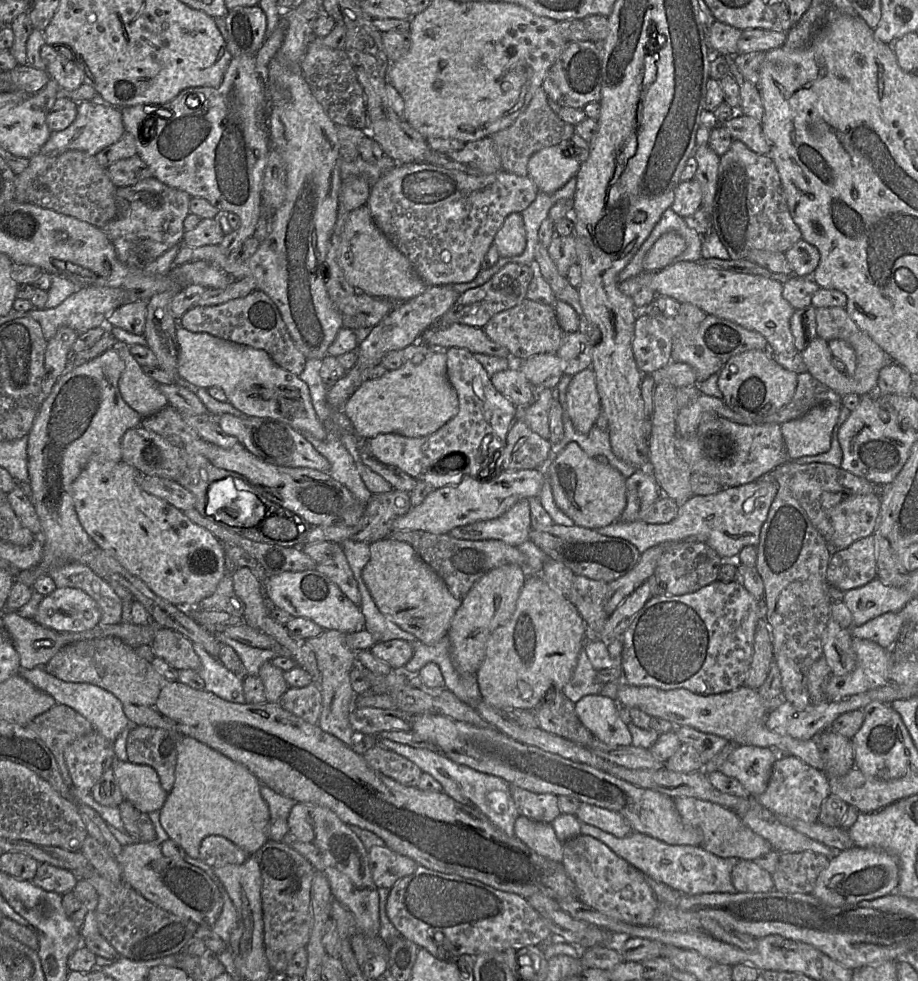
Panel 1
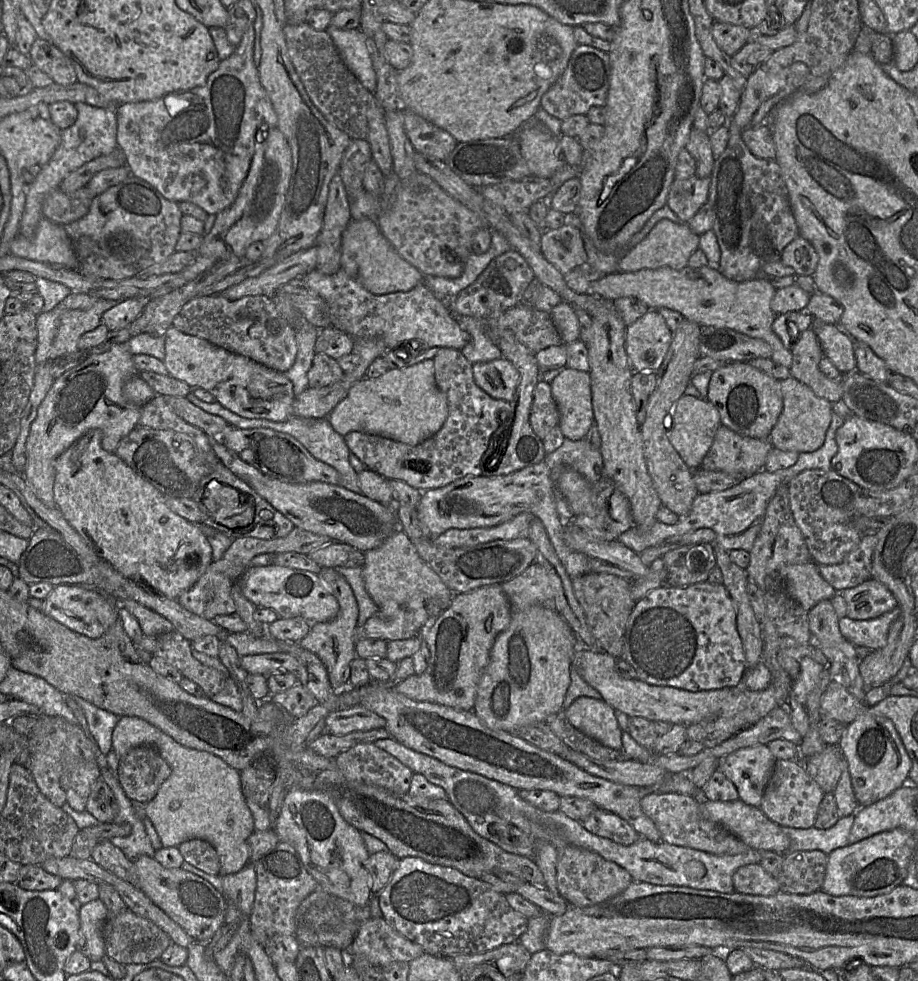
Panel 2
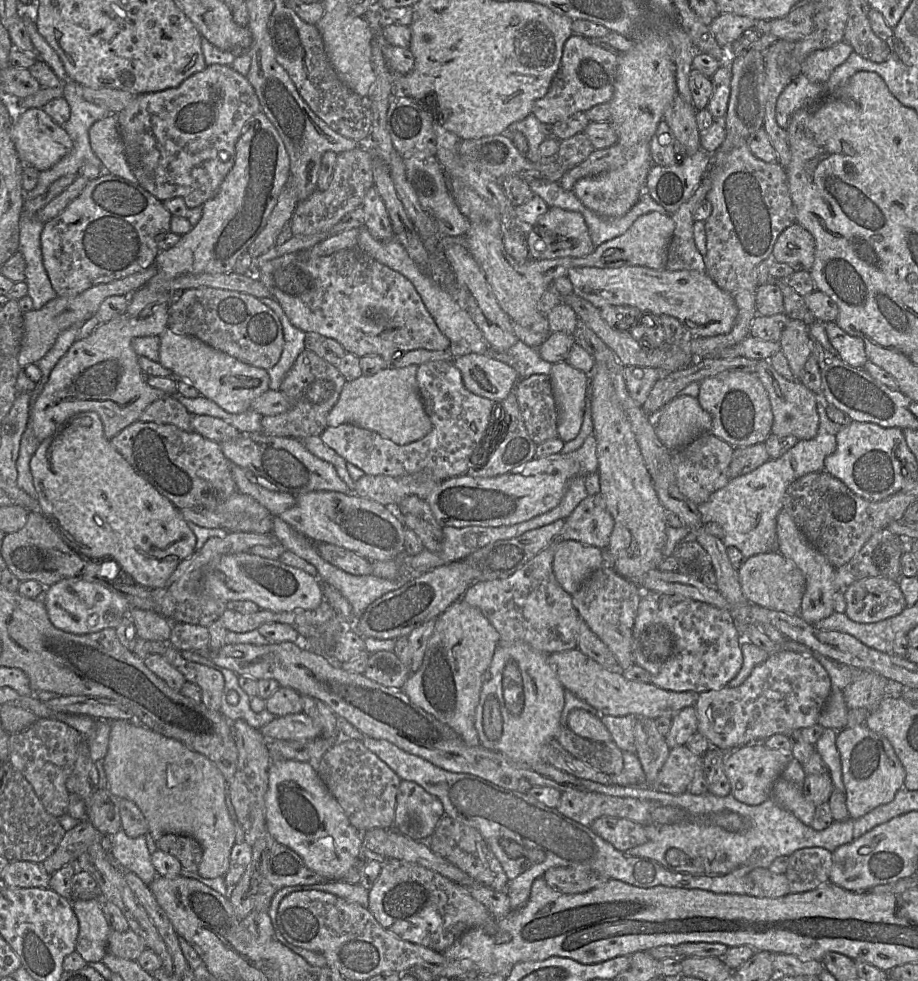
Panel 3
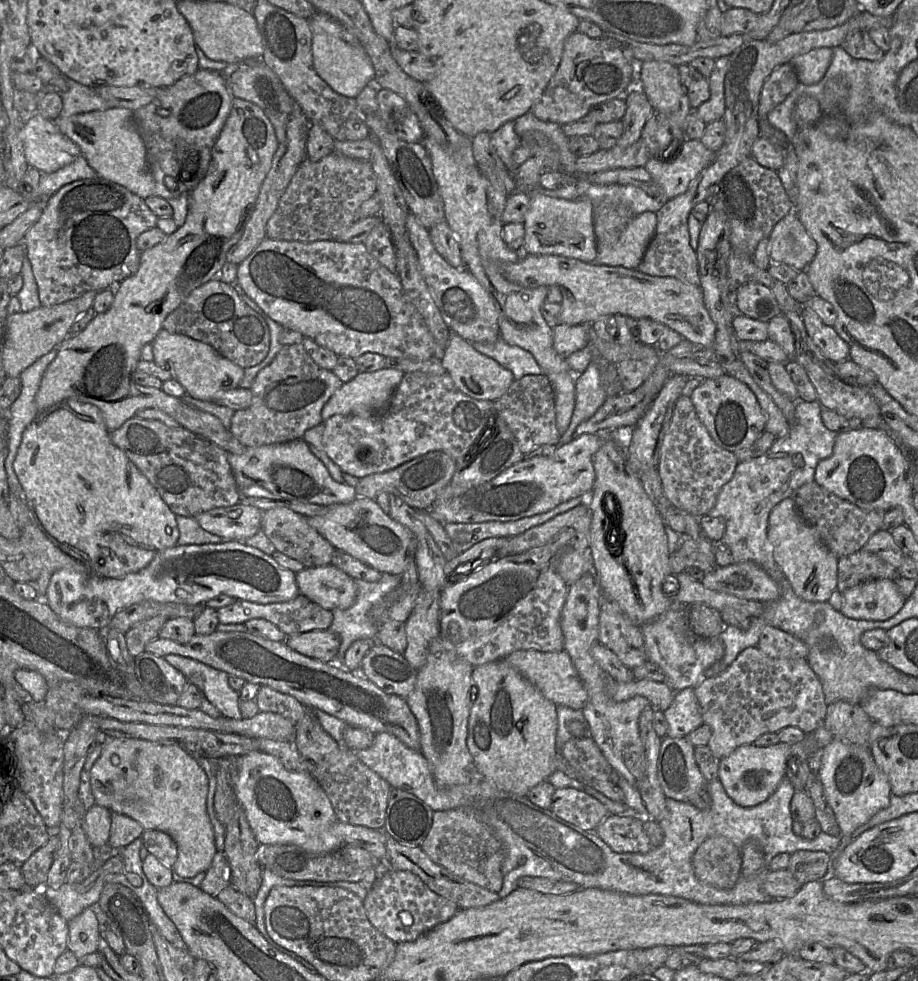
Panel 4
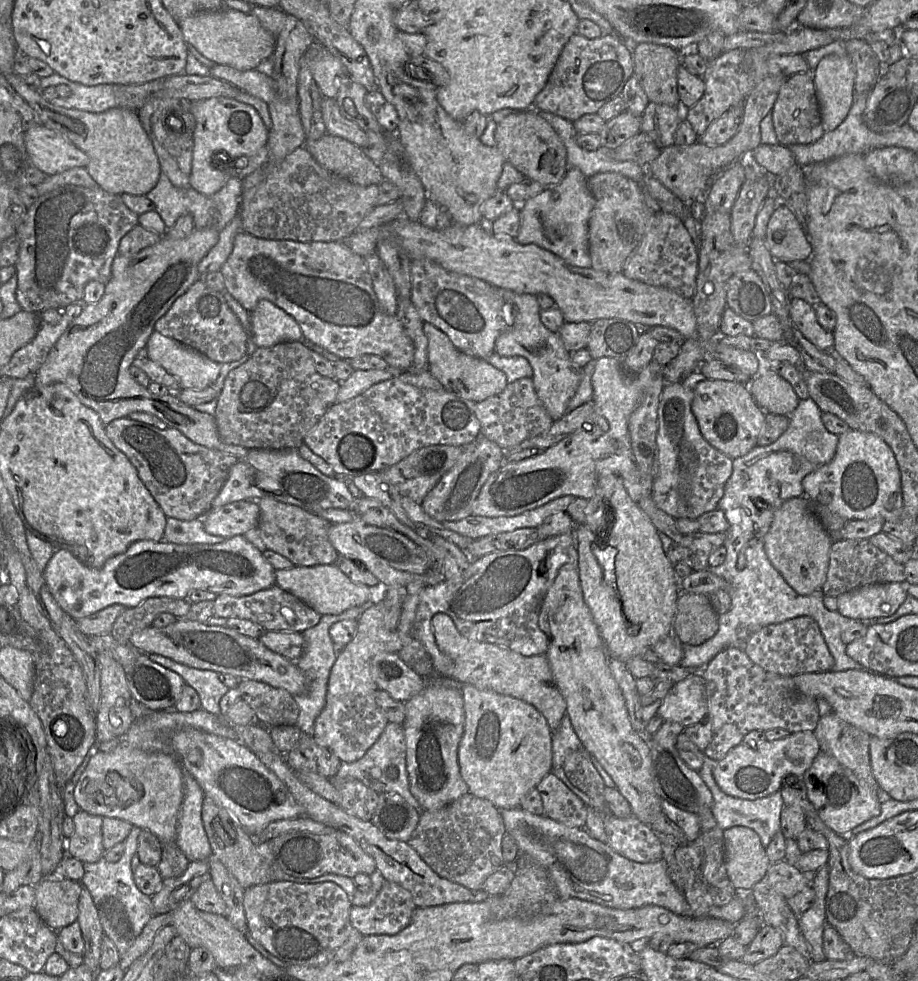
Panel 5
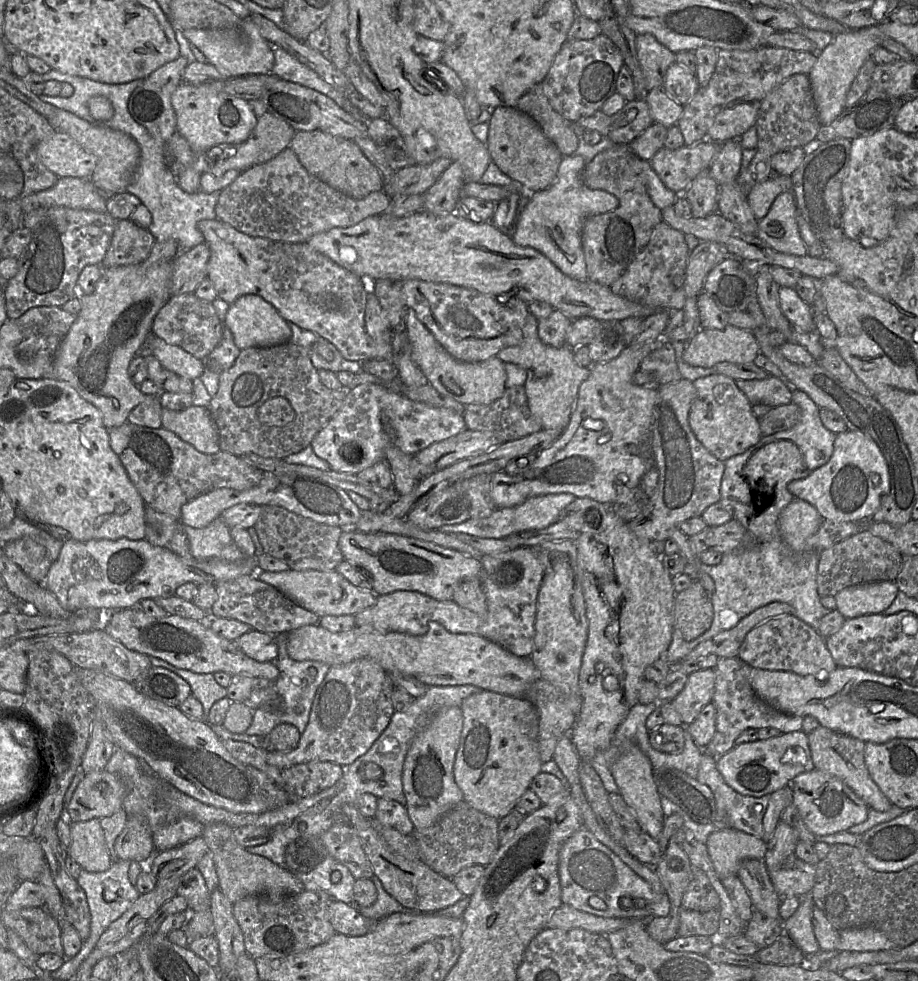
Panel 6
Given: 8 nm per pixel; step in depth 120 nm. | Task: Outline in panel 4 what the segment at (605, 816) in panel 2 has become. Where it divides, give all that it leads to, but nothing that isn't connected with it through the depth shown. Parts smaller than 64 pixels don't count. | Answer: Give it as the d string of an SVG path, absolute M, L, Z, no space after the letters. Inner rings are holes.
M630 812L606 816L595 833L616 853L647 853L653 848L644 830L644 818Z

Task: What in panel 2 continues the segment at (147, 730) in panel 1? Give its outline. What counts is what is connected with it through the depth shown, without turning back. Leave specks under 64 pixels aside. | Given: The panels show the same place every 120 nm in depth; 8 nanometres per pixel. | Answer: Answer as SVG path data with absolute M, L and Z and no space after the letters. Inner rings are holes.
M149 745L130 749L120 758L117 778L126 796L134 802L150 801L170 776L171 767L158 750Z

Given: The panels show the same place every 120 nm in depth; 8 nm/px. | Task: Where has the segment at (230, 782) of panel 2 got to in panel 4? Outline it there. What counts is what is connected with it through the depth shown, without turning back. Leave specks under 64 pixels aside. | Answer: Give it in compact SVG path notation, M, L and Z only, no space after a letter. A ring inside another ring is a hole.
M107 737L103 744L102 751L90 771L90 785L95 799L95 804L108 808L111 812L116 812L129 816L138 821L144 830L159 830L169 834L178 848L178 856L171 867L173 872L184 878L191 878L199 873L206 872L210 867L215 854L217 853L215 845L215 835L213 825L207 811L208 797L208 776L197 759L182 747L171 744L162 744L139 738L112 738Z

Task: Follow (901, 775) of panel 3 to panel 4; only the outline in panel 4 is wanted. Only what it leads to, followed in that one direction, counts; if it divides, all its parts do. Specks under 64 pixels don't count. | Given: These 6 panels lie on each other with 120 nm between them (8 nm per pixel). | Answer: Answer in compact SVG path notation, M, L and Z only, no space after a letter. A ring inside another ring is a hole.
M832 740L822 750L817 775L823 785L827 803L832 808L840 828L841 842L831 853L831 866L851 843L853 832L890 804L891 786L880 770L869 748Z

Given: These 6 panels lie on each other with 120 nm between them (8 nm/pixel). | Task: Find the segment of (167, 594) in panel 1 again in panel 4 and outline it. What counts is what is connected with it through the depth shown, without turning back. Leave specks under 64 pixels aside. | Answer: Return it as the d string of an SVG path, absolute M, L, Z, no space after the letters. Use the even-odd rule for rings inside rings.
M66 399L39 411L22 434L13 468L33 522L53 544L96 575L122 578L145 568L159 551L178 545L176 515L126 454L111 442L102 414L92 404Z

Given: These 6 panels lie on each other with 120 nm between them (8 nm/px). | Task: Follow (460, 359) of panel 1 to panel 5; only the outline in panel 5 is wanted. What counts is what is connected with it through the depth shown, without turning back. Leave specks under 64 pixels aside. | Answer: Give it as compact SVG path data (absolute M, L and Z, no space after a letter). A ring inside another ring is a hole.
M393 377L372 385L348 401L331 405L319 423L306 435L304 444L329 463L338 477L352 479L391 467L422 447L463 446L472 443L480 434L480 422L475 415L475 405L476 402L446 389L421 389Z

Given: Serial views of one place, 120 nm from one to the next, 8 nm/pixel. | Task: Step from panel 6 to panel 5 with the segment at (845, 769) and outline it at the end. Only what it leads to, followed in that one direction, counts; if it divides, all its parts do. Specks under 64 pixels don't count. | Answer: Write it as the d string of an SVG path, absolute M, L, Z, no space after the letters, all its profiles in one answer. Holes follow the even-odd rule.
M832 711L820 718L813 732L819 742L821 753L834 757L843 767L850 770L856 776L864 788L877 792L881 803L890 799L879 788L873 776L869 754L871 736L868 733L845 722Z

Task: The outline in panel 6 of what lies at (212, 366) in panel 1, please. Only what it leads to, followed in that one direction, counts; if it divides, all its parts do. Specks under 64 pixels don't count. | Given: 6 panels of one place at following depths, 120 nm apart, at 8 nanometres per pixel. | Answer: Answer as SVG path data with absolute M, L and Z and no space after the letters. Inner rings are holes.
M151 335L146 346L159 360L160 364L169 371L189 380L200 378L204 371L204 363L201 359L195 358L179 346L166 343L163 339Z

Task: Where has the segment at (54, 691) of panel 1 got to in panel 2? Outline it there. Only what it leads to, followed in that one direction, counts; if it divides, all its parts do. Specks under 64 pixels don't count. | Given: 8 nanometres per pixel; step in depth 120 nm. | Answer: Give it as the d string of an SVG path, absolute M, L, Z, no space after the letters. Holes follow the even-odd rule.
M73 696L73 698L86 717L88 725L87 736L91 736L98 750L107 755L112 750L112 733L119 716L97 707L81 697Z

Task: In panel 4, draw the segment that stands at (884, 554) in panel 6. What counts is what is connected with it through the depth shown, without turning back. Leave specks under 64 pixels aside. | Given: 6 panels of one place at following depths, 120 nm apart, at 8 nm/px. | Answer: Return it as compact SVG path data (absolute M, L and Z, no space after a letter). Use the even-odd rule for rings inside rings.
M860 549L847 556L838 558L837 588L843 593L863 582L875 579L893 579L898 576L896 568L876 555Z

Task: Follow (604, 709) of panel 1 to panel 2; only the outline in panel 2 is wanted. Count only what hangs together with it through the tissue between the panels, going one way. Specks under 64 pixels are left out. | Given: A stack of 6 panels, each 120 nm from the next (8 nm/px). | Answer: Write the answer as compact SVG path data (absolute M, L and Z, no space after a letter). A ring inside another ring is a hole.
M580 697L565 711L576 729L602 745L622 752L622 730L615 709L602 699Z

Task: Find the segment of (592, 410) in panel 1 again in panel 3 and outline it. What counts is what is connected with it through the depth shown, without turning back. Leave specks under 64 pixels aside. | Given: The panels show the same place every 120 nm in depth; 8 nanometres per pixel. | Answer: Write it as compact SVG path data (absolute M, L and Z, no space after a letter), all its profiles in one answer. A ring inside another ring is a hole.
M562 361L552 365L549 377L558 412L557 436L566 443L581 429L589 376Z

